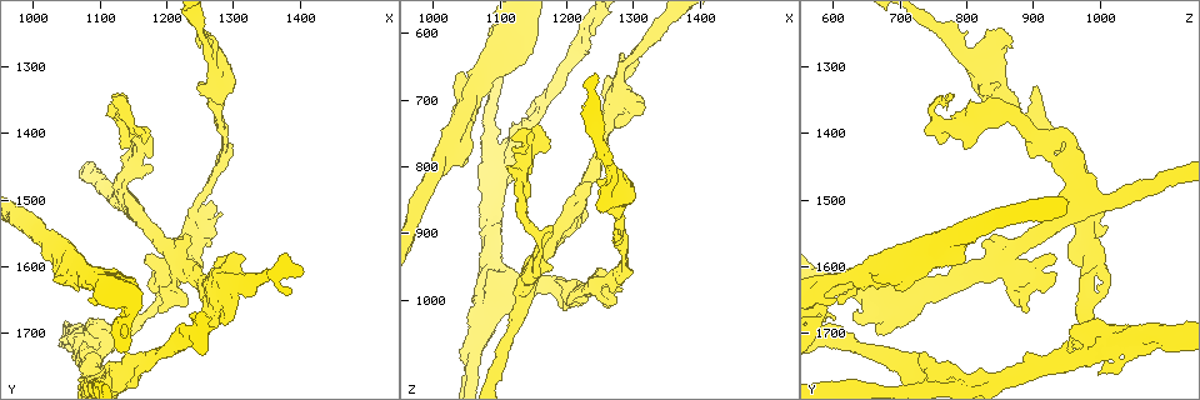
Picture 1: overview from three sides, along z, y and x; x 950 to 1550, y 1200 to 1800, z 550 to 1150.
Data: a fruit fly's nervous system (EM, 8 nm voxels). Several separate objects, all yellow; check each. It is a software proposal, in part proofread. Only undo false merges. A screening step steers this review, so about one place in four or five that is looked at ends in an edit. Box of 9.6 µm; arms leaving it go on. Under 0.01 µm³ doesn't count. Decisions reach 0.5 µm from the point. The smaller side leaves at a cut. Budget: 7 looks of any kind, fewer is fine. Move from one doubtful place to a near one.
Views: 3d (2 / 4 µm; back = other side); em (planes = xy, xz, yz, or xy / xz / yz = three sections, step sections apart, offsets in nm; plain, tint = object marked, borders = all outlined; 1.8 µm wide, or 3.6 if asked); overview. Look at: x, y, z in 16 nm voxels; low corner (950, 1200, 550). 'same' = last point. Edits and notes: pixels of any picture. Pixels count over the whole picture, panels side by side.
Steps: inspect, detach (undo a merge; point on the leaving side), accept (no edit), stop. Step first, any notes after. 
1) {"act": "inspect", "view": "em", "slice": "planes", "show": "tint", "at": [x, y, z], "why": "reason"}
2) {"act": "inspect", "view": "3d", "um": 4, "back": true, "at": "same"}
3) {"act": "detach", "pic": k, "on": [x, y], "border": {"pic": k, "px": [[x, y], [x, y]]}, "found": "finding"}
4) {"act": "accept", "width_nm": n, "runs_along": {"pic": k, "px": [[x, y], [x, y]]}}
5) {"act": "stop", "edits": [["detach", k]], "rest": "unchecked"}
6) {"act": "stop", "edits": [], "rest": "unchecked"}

{"act": "inspect", "view": "em", "slice": "yz", "step": 8, "show": "tint", "at": [1160, 1395, 925], "why": "touches itself"}

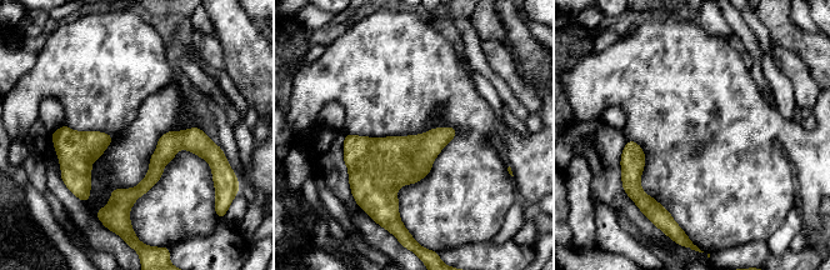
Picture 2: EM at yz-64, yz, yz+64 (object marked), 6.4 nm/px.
{"act": "accept", "found": "continuous, no second cell"}

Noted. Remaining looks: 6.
{"act": "inspect", "view": "3d", "um": 2, "at": [1215, 1590, 855]}

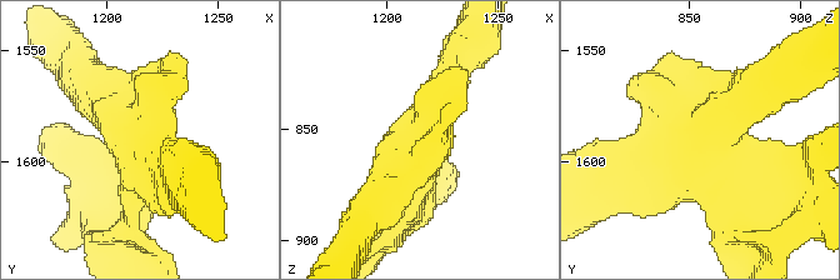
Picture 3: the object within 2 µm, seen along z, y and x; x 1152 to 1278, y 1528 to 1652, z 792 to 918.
{"act": "inspect", "view": "em", "slice": "planes", "show": "tint", "at": [1212, 1591, 855], "why": "shape alone is not enough"}

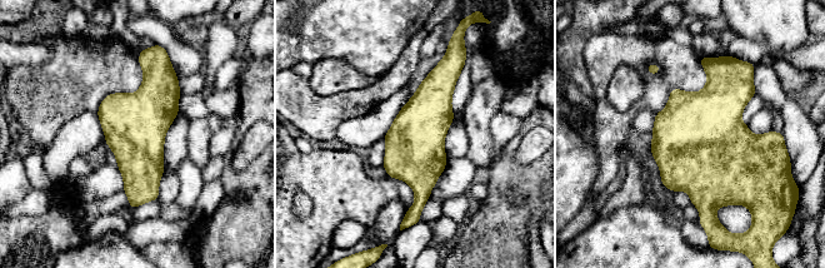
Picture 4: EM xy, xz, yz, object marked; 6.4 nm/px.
{"act": "accept", "runs_along": {"pic": 4, "px": [[441, 65], [413, 211]]}, "found": "all the same cell"}

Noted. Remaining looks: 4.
{"act": "inspect", "view": "3d", "um": 2, "at": [1240, 1545, 985]}

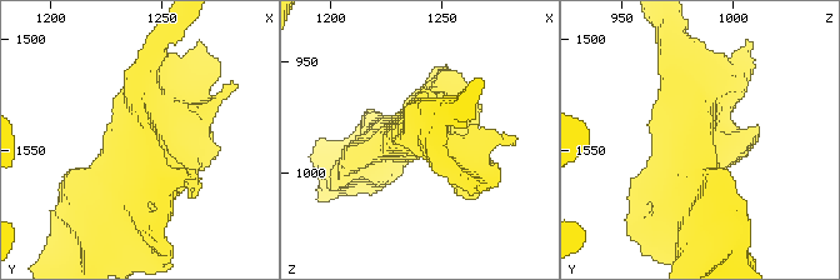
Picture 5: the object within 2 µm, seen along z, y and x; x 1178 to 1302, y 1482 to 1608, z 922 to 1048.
{"act": "inspect", "view": "em", "slice": "xy", "step": 8, "show": "tint", "at": [1239, 1546, 980]}

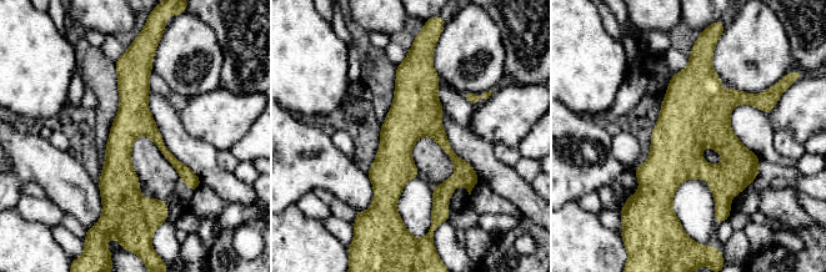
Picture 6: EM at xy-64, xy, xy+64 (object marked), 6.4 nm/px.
{"act": "accept", "width_nm": 220, "runs_along": {"pic": 6, "px": [[131, 61], [121, 136], [131, 211]]}, "found": "all the same cell"}

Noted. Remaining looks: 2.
{"act": "stop", "edits": [], "rest": "unchecked"}

